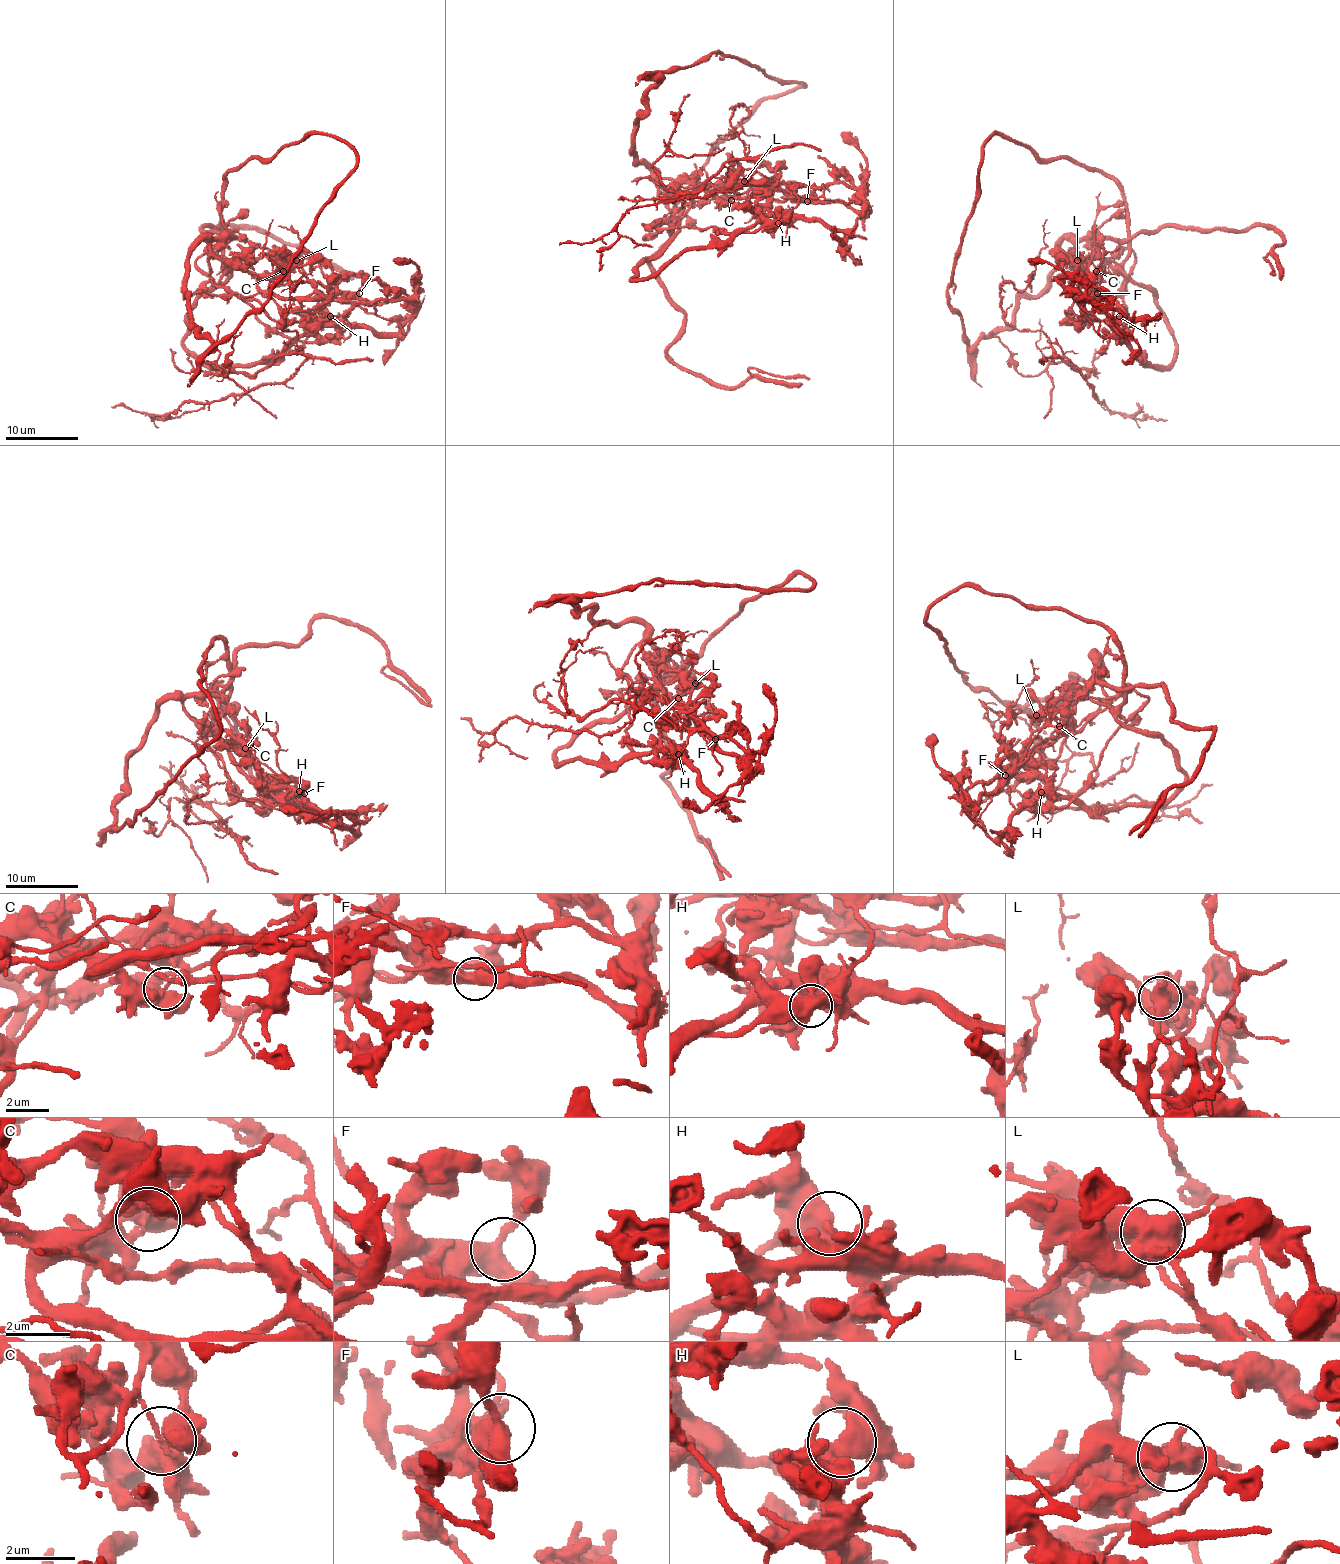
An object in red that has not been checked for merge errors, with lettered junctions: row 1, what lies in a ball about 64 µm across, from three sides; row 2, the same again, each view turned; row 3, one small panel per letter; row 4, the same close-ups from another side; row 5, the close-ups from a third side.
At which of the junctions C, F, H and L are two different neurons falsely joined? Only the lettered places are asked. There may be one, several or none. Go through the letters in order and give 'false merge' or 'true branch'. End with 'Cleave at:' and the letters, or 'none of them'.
C: false merge
F: true branch
H: true branch
L: false merge
Cleave at: C, L

